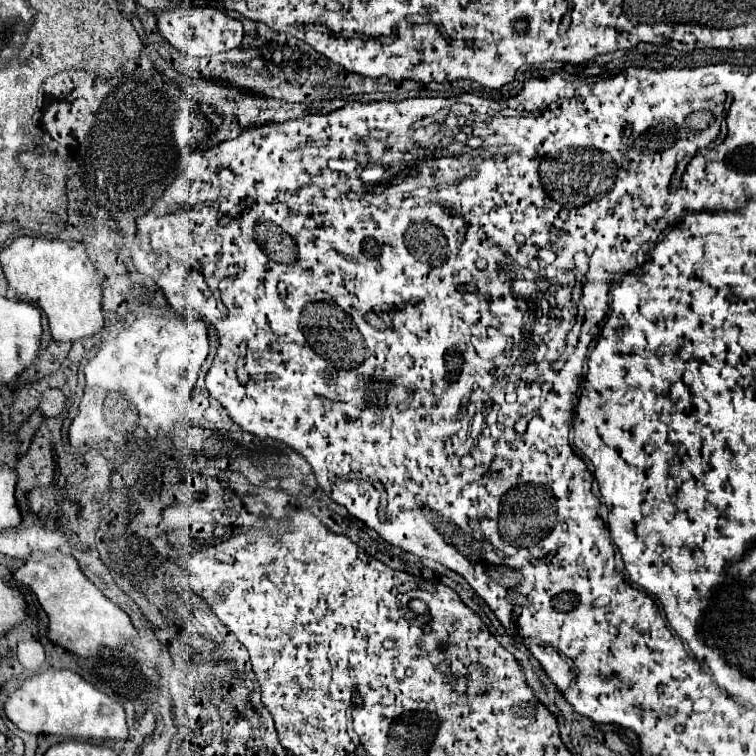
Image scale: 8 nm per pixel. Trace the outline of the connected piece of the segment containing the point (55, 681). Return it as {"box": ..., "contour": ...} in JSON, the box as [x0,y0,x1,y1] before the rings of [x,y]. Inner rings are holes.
{"box":[3,668,127,740],"contour":[[[47,668],[23,680],[5,700],[3,710],[7,718],[23,732],[55,734],[63,738],[93,738],[93,740],[121,740],[127,738],[123,706],[99,692],[71,670]]]}

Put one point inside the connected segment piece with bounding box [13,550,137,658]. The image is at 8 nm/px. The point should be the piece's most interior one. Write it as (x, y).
(81, 619)

